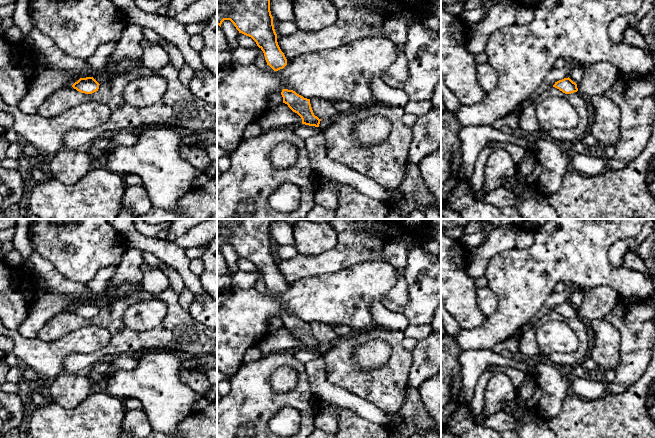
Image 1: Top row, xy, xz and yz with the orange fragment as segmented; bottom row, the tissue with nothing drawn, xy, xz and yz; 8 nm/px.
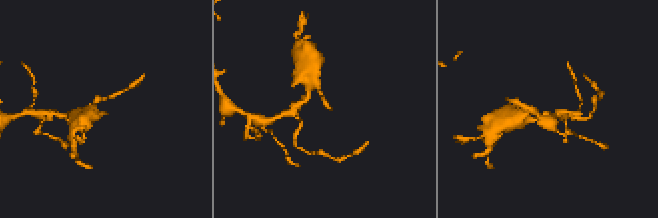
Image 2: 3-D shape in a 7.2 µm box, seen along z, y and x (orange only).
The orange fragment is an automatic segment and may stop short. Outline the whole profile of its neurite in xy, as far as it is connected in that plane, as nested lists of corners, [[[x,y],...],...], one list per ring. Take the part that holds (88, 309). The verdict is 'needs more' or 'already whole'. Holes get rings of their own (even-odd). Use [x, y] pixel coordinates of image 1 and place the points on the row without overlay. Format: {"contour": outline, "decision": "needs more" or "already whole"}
{"contour": [[[93,301],[80,302],[72,311],[85,318],[92,318],[99,313],[99,307]]], "decision": "already whole"}

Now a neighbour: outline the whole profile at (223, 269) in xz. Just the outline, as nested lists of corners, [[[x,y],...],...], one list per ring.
[[[217,249],[217,277],[218,276],[231,276],[230,270],[226,260],[219,249]]]

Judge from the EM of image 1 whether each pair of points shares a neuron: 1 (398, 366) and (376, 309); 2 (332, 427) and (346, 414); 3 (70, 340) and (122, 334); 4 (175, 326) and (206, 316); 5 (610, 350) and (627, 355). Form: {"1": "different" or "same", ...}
{"1": "different", "2": "different", "3": "different", "4": "different", "5": "different"}

